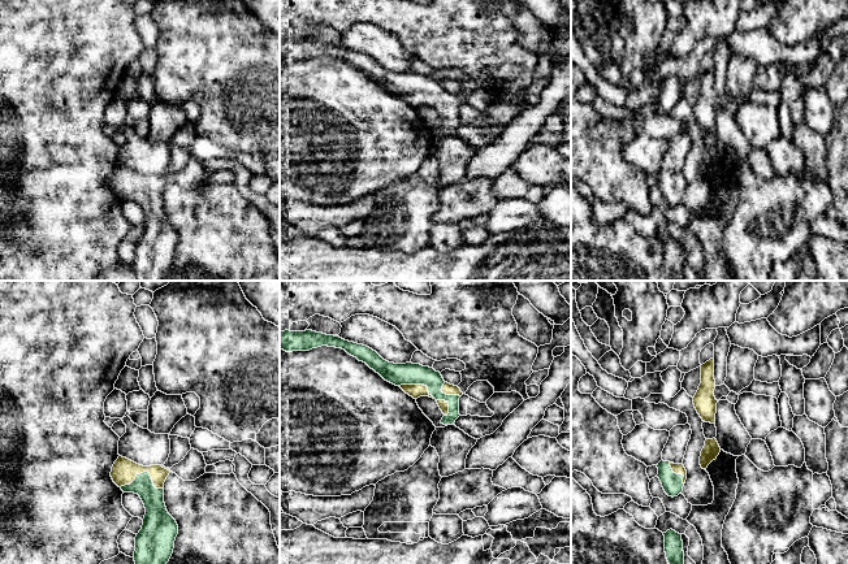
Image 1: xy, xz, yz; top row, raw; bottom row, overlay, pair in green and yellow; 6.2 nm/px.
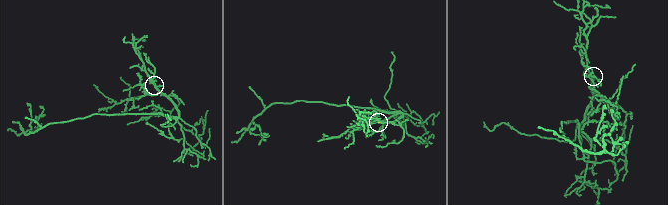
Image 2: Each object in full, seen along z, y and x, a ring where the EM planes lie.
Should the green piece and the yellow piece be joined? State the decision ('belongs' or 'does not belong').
belongs

